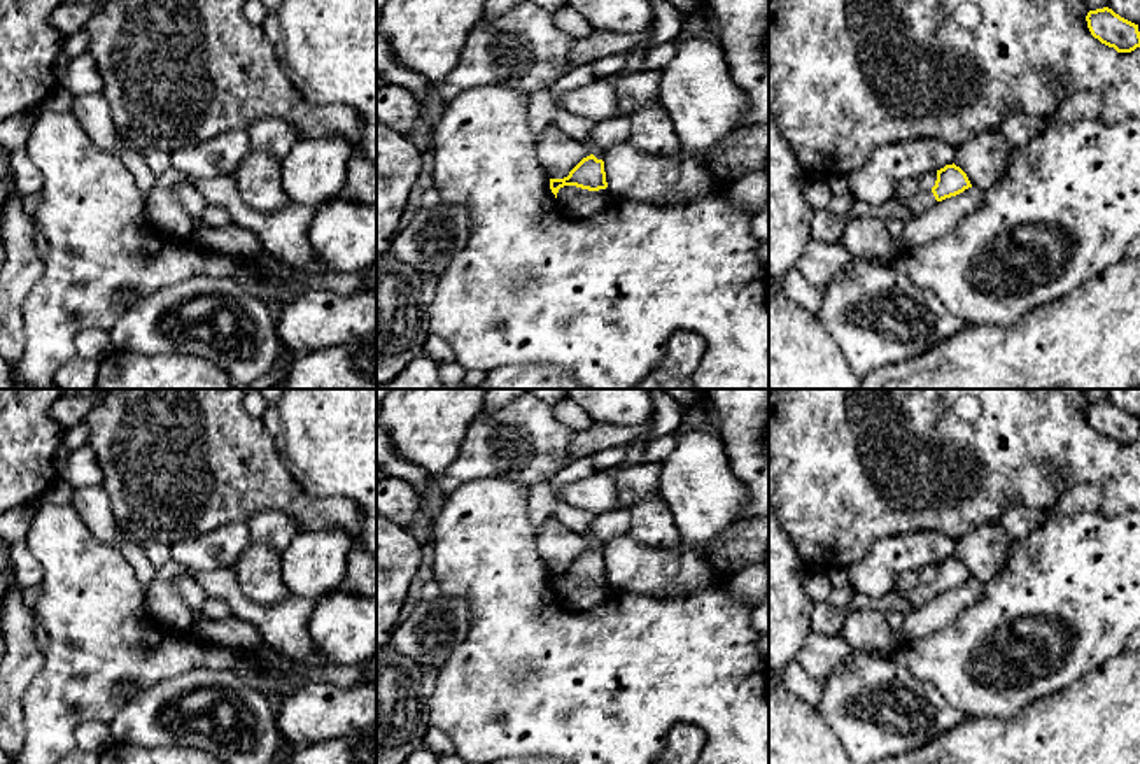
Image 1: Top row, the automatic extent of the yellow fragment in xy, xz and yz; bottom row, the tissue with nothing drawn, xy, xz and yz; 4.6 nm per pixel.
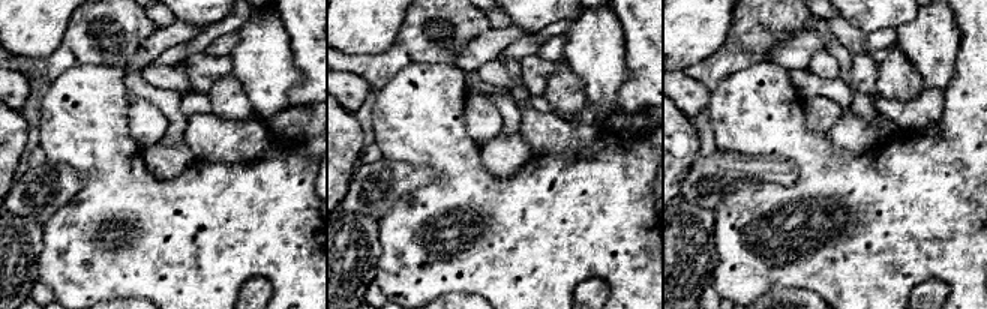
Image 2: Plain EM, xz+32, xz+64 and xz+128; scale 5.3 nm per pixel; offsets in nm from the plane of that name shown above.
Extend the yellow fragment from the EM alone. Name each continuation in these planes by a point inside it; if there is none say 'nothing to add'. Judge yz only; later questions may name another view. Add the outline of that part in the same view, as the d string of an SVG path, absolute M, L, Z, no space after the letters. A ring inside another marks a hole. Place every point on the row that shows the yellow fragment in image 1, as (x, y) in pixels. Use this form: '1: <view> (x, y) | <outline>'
1: yz (925, 200) | M919 191L916 196L909 200L900 200L895 196L893 200L905 207L912 214L912 217L918 217L937 205L937 200L932 191Z

